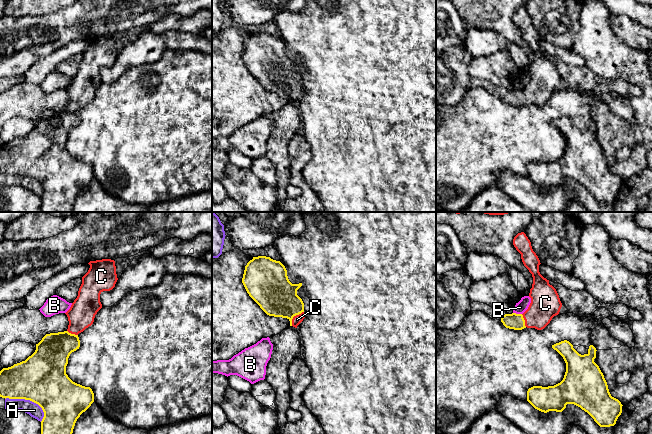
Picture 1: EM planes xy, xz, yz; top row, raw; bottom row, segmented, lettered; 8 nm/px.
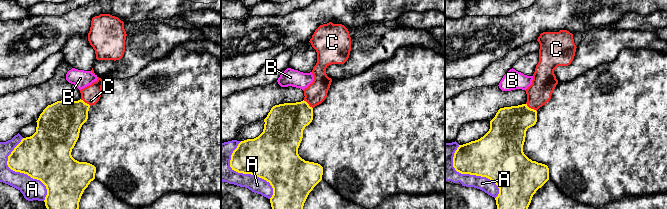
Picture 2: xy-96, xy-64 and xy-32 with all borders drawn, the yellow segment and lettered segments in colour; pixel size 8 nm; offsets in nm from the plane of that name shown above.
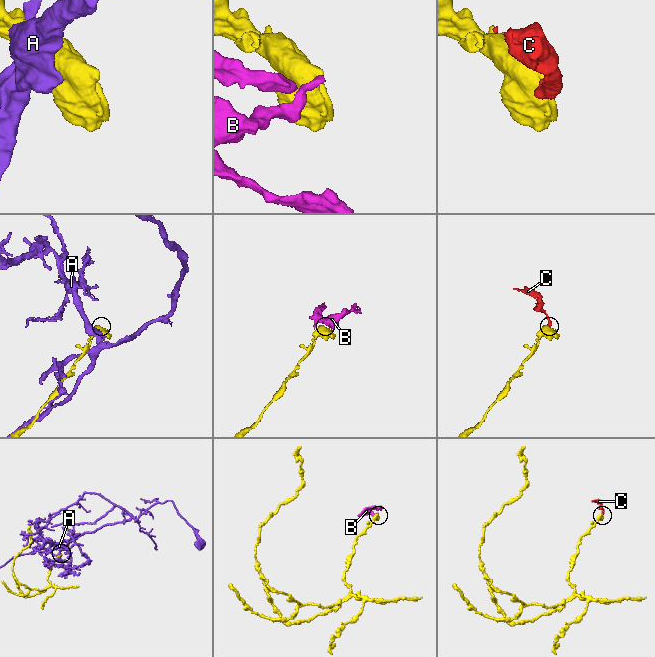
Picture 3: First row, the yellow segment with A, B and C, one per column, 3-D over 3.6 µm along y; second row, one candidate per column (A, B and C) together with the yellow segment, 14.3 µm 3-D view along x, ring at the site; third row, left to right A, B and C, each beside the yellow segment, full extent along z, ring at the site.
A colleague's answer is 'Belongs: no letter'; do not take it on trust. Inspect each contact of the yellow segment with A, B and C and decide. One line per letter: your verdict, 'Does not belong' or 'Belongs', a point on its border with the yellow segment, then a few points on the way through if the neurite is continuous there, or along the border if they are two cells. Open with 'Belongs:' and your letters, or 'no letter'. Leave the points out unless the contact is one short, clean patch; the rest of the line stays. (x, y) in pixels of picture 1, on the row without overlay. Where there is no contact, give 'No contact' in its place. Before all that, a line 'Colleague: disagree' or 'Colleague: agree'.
Colleague: disagree
Belongs: C
A: Does not belong. Touches yellow at xy (29, 175)
B: Does not belong. Touches yellow at yz (517, 90). Boundary: yz (513, 88), (521, 90)
C: Belongs. Touches yellow at xz (294, 91). Path across: xz (274, 69), (294, 91), (297, 95)

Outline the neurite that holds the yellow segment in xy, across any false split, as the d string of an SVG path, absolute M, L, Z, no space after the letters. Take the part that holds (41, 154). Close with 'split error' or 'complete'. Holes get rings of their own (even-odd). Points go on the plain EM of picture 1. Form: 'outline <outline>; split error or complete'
outline M102 35L90 37L88 40L90 44L82 53L82 60L79 64L78 72L72 79L70 85L65 89L69 97L68 105L64 108L46 110L42 116L36 120L35 128L25 137L14 140L8 144L3 144L0 147L0 173L5 175L30 176L42 184L44 188L44 193L41 197L42 212L72 212L77 195L94 178L92 165L73 158L66 150L66 142L70 130L80 123L78 110L93 100L95 91L102 84L100 70L103 67L112 66L118 54L114 36Z; split error

